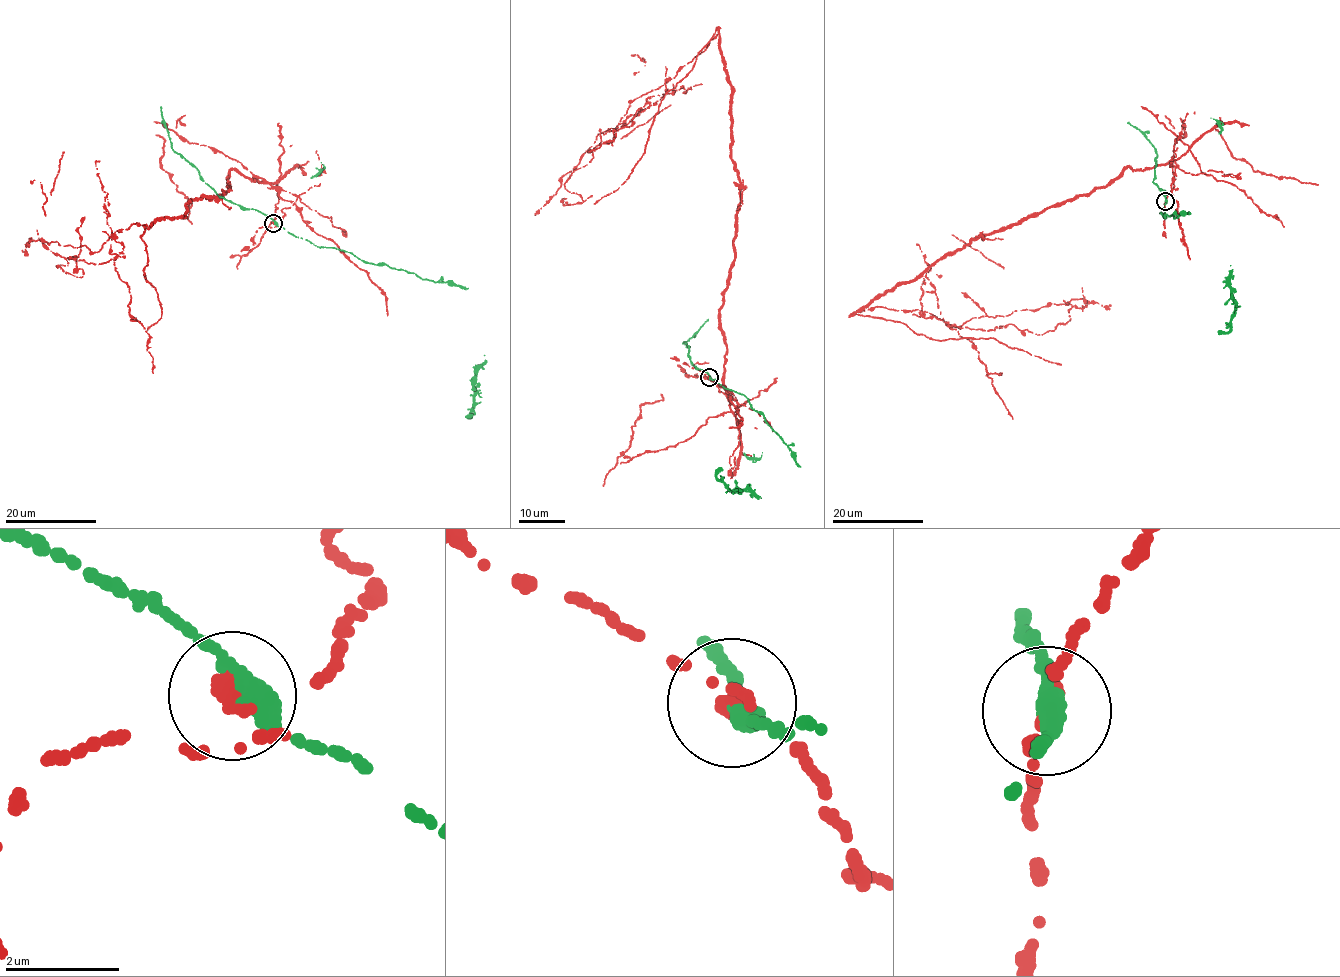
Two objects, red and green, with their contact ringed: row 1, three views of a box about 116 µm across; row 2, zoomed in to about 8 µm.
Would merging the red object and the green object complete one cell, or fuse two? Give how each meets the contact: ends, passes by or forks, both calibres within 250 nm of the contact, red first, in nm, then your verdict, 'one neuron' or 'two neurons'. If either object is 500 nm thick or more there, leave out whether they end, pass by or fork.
red ends there; green passes by; 320 nm thick on the red side, 340 nm on the other; two neurons

